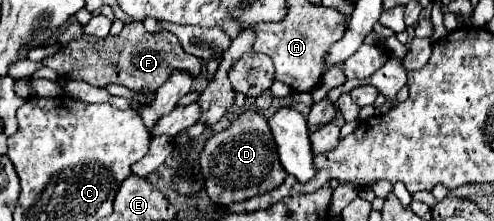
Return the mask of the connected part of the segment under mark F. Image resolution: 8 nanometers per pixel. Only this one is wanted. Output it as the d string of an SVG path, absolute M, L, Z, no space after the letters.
M129 22L119 36L81 36L79 40L59 48L53 56L43 58L43 66L53 68L63 80L83 80L99 88L121 84L135 92L141 88L159 88L173 70L189 70L193 76L201 72L201 62L181 48L181 42L173 32L147 32L143 22Z

